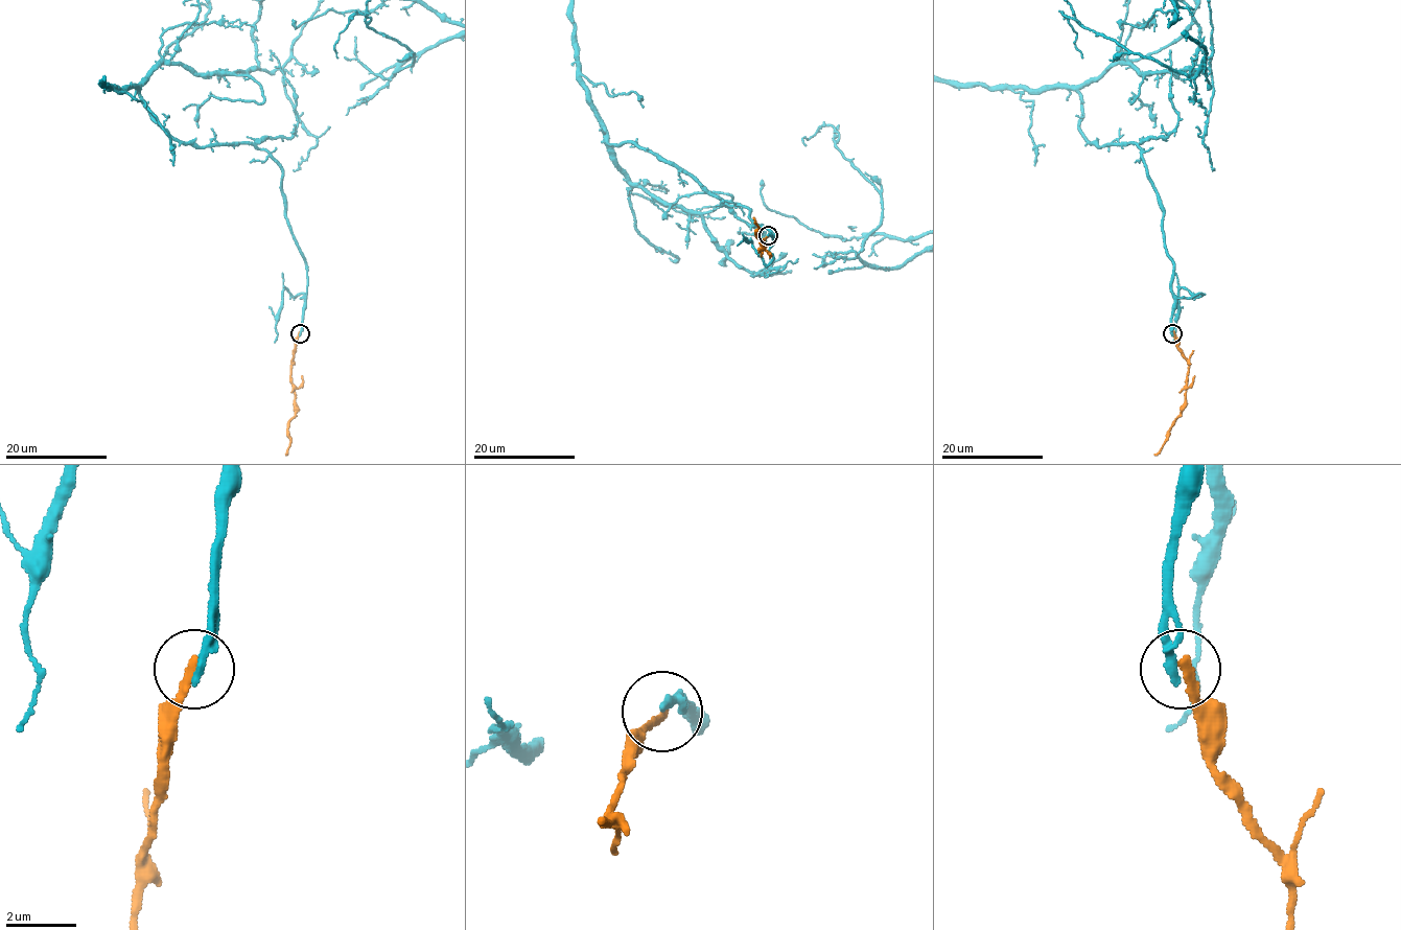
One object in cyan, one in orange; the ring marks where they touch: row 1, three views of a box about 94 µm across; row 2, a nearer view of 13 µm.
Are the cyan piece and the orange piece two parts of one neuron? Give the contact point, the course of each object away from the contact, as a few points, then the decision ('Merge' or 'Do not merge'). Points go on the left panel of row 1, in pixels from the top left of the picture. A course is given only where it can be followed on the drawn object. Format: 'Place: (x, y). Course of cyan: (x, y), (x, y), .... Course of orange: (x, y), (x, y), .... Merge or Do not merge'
Place: (300, 333). Course of orange: (300, 333), (290, 365), (295, 416), (288, 425), (289, 445), (285, 455). Do not merge

